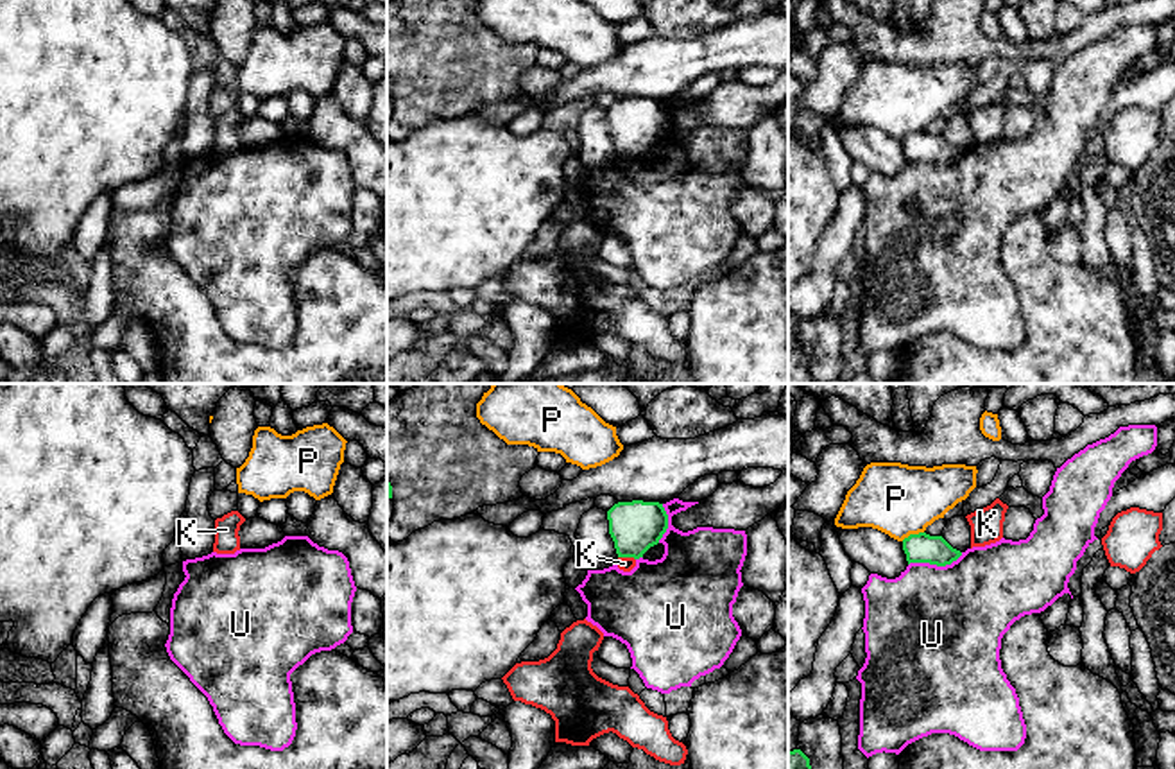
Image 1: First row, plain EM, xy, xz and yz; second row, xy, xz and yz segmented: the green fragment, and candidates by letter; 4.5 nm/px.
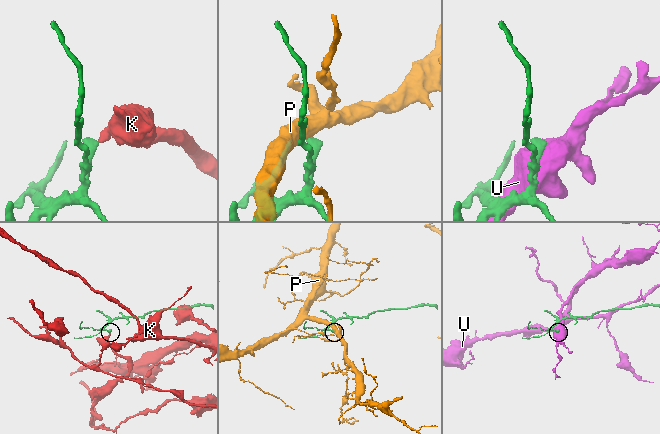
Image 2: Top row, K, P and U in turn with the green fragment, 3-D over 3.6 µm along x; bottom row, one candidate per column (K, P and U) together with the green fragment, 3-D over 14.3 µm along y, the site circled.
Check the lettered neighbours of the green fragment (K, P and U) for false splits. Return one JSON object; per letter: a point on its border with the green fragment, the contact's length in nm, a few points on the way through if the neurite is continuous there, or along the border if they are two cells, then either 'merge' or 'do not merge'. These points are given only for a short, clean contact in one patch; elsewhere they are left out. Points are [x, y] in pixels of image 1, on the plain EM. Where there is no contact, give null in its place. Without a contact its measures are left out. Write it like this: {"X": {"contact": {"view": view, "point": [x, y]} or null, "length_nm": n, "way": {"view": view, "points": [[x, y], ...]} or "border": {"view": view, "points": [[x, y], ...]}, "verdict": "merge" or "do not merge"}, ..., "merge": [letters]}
{"K": {"contact": {"view": "xz", "point": [627, 155]}, "length_nm": 80, "border": {"view": "xz", "points": [[618, 155], [631, 155], [634, 158]]}, "verdict": "do not merge"}, "P": {"contact": {"view": "yz", "point": [912, 133]}, "length_nm": 110, "verdict": "do not merge"}, "U": {"contact": {"view": "yz", "point": [935, 162]}, "length_nm": 260, "verdict": "do not merge"}, "merge": []}

